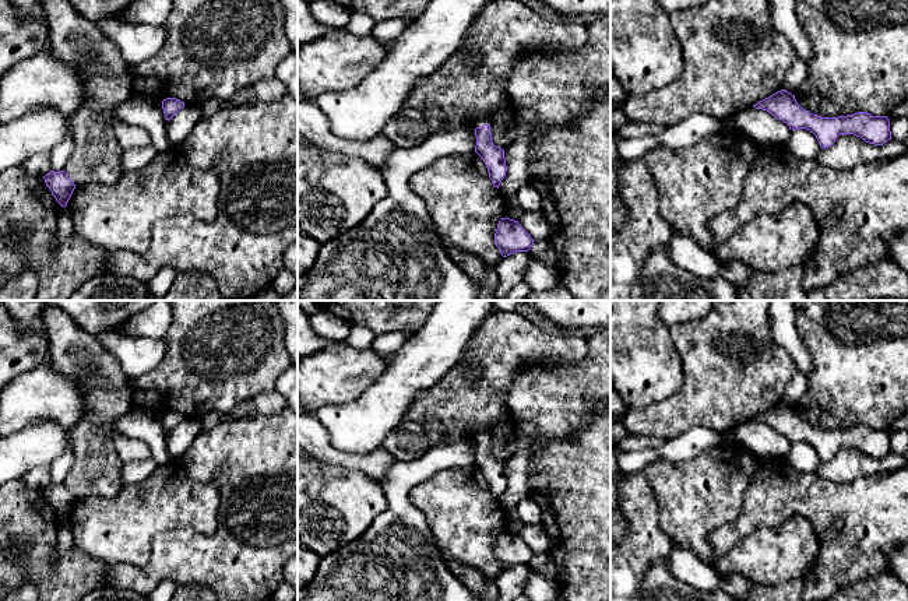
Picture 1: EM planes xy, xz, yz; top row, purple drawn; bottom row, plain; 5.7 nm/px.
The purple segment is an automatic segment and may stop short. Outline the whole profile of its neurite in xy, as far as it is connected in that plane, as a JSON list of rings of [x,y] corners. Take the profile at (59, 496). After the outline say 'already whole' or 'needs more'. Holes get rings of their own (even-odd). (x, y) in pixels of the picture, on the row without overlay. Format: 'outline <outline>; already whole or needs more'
outline [[[50,484],[43,489],[43,492],[46,499],[54,509],[56,514],[61,520],[66,520],[75,502],[74,495],[67,489],[64,484],[60,485]]]; already whole

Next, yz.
outline [[[781,403],[753,418],[782,433],[791,443],[806,442],[813,446],[821,461],[831,460],[840,447],[854,447],[869,457],[883,458],[891,453],[887,429],[872,429],[867,425],[838,430],[821,430],[805,423],[795,408]]]; already whole

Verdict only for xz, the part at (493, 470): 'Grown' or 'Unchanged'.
Grown

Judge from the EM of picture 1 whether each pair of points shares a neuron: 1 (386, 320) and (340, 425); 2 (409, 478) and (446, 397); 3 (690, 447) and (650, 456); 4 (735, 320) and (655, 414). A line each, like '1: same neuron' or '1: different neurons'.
1: different neurons
2: different neurons
3: same neuron
4: same neuron

